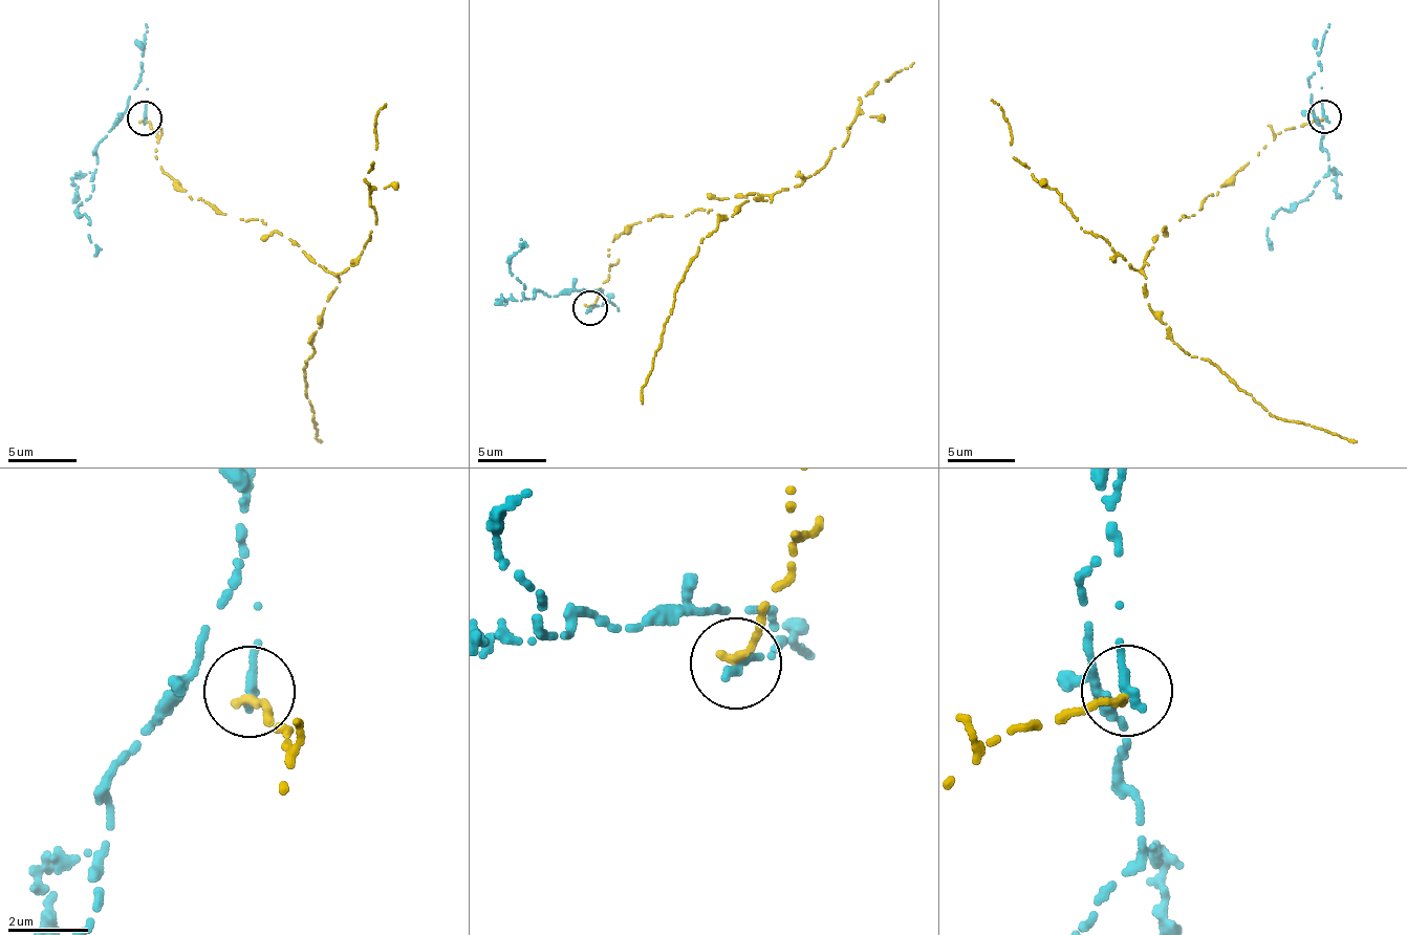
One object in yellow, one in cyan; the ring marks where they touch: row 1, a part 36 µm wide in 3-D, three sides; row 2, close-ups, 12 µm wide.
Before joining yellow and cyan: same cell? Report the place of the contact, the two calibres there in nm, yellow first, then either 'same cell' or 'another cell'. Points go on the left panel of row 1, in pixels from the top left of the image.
place (144, 117); calibres 220 and 280 nm; another cell

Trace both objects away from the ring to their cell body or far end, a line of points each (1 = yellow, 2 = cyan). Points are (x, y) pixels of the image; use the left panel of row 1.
1: (145, 118), (156, 133), (156, 155), (193, 200), (260, 218), (339, 281), (304, 368), (321, 442)
2: (145, 118), (144, 105), (130, 99), (127, 112), (98, 146), (91, 194), (76, 209), (88, 222), (96, 257)

